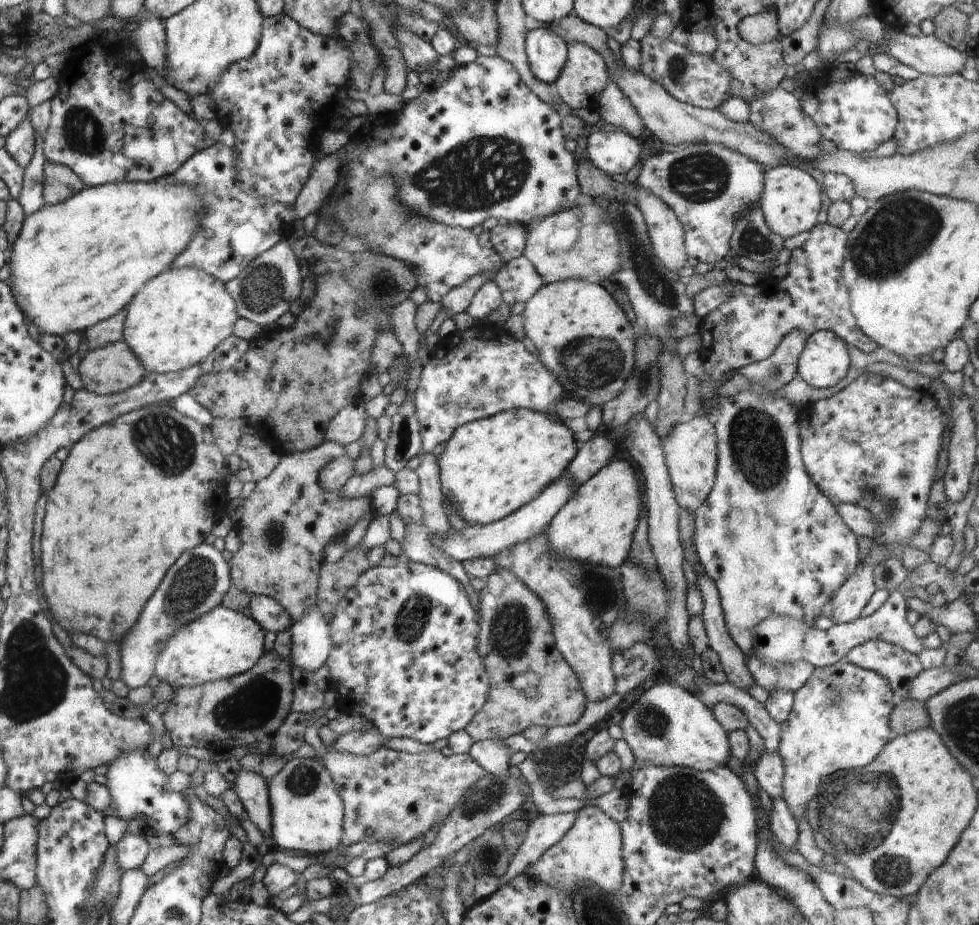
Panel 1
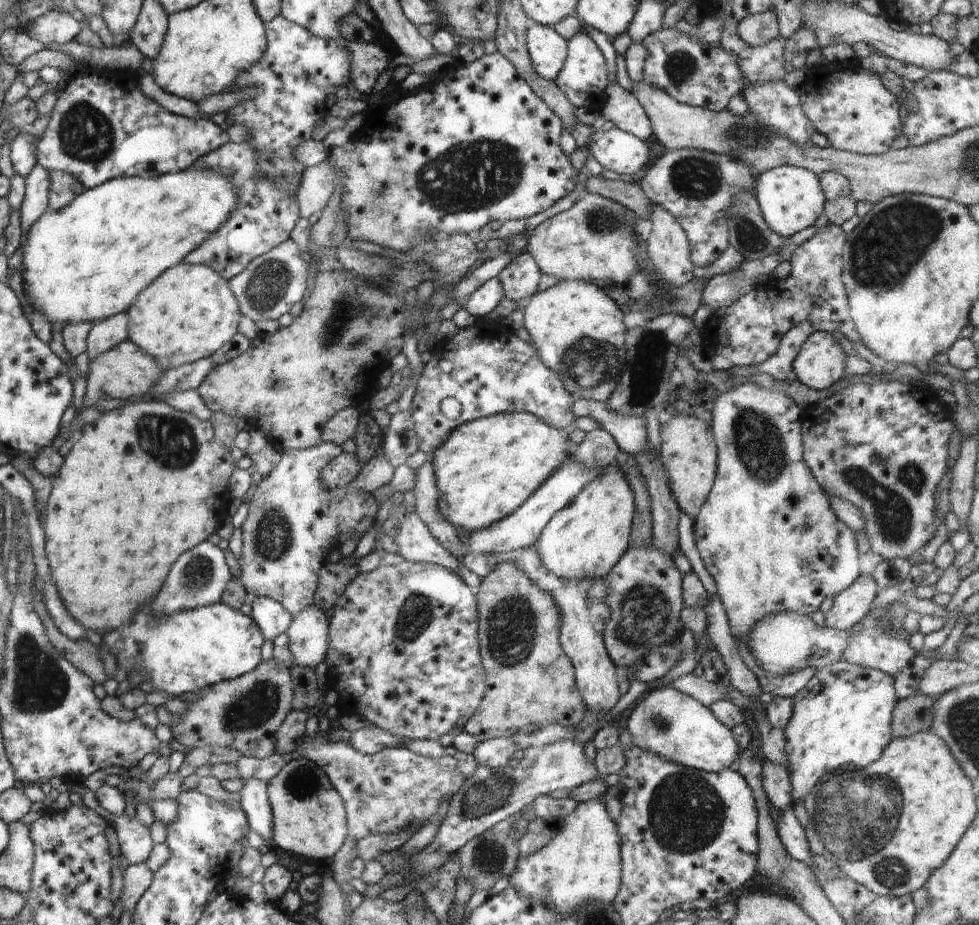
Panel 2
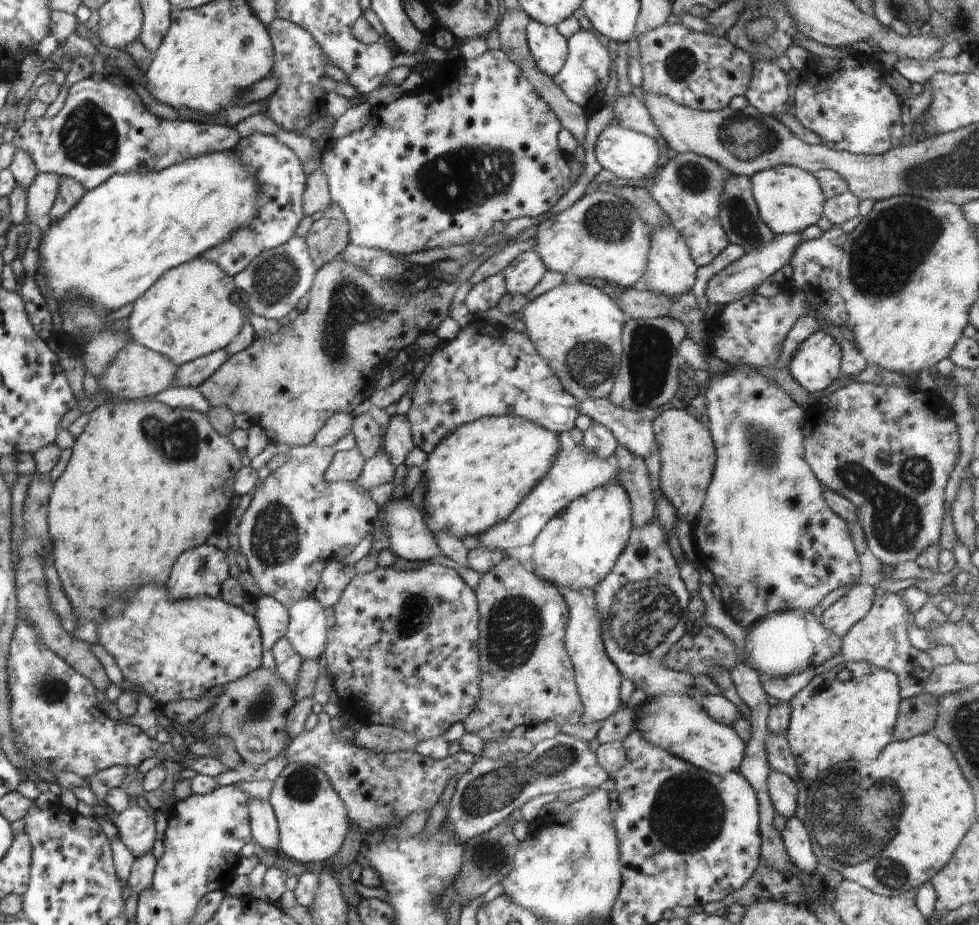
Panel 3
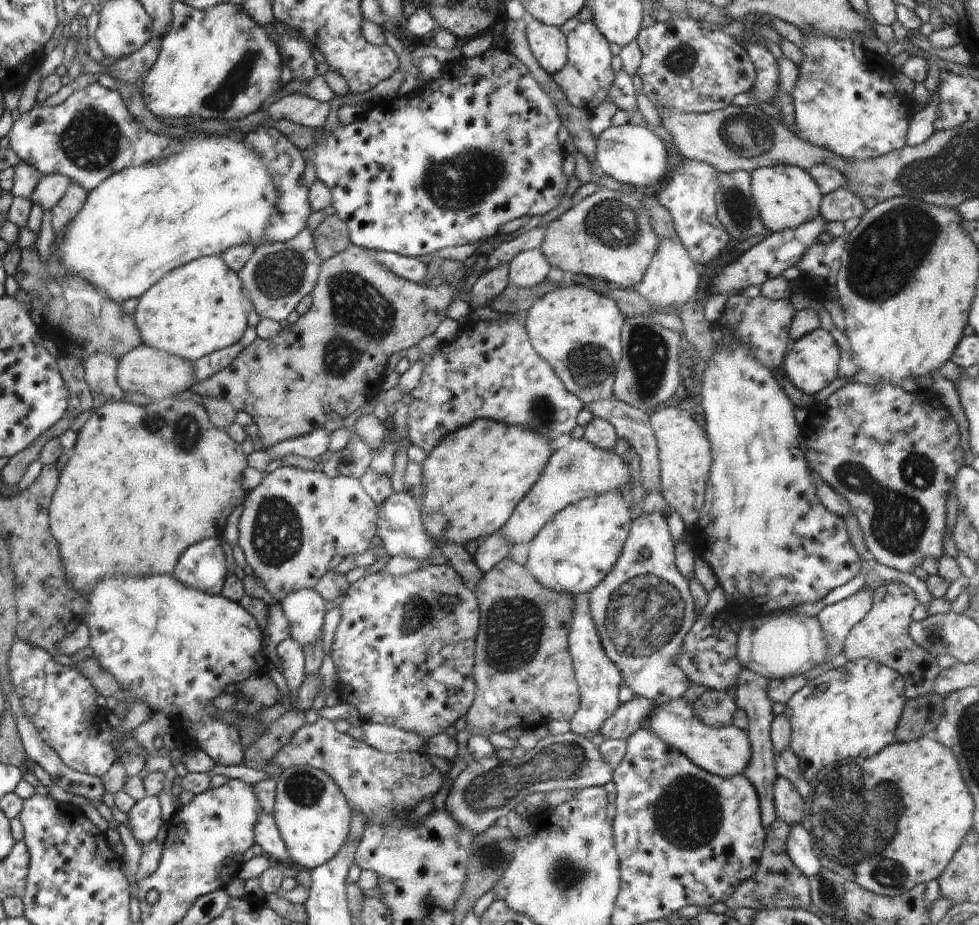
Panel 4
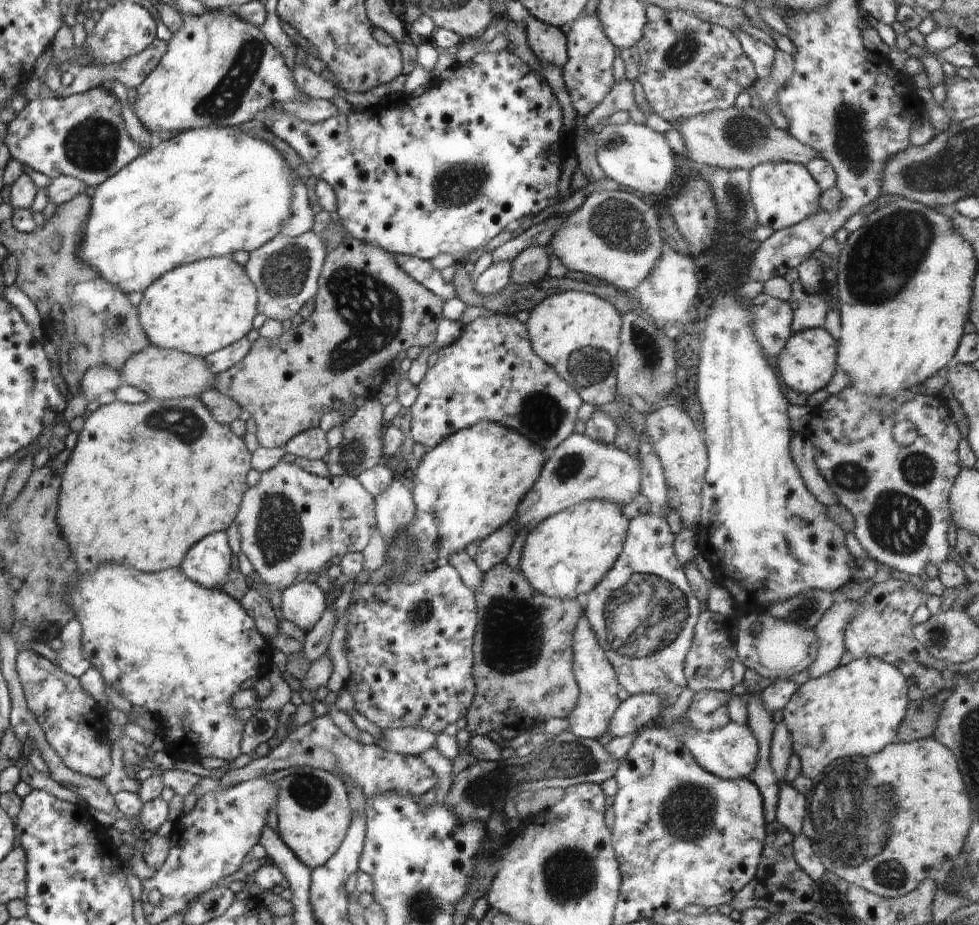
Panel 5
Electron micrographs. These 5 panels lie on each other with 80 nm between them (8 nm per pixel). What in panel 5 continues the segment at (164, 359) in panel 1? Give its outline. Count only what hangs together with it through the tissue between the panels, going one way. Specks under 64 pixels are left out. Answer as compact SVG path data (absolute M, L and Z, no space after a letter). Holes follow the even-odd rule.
M216 257L168 271L143 292L137 308L141 324L155 347L205 357L249 334L252 320L260 320L257 300L245 267L233 258Z

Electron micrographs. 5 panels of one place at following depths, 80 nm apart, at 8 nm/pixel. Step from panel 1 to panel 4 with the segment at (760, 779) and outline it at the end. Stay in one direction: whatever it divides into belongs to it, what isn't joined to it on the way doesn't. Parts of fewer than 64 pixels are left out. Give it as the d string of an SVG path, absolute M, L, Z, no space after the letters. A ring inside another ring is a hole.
M777 776L773 784L773 799L777 818L792 826L803 817L803 798L787 778Z

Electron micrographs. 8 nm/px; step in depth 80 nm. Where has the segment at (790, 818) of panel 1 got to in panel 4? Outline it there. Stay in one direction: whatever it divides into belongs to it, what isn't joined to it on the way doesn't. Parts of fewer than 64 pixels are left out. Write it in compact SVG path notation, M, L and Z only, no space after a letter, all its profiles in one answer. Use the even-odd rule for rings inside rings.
M801 823L793 824L789 828L785 847L794 866L807 878L820 872L822 866L818 856L815 855L812 837Z

